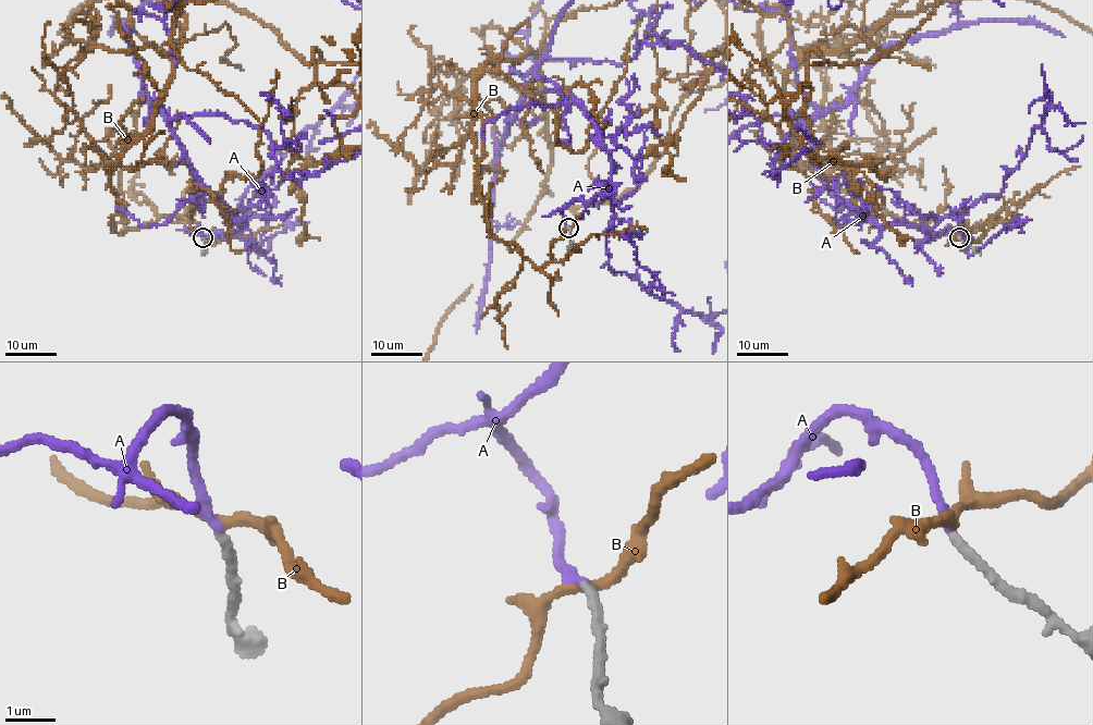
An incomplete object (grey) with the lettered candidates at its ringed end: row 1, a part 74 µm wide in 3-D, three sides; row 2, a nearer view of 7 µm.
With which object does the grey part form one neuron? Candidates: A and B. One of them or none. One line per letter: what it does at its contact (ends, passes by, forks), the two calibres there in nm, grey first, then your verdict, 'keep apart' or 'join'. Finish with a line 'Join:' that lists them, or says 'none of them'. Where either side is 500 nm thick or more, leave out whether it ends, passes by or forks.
A: it ends | 190/170 nm | join
B: it passes by | 190/190 nm | keep apart
Join: A

